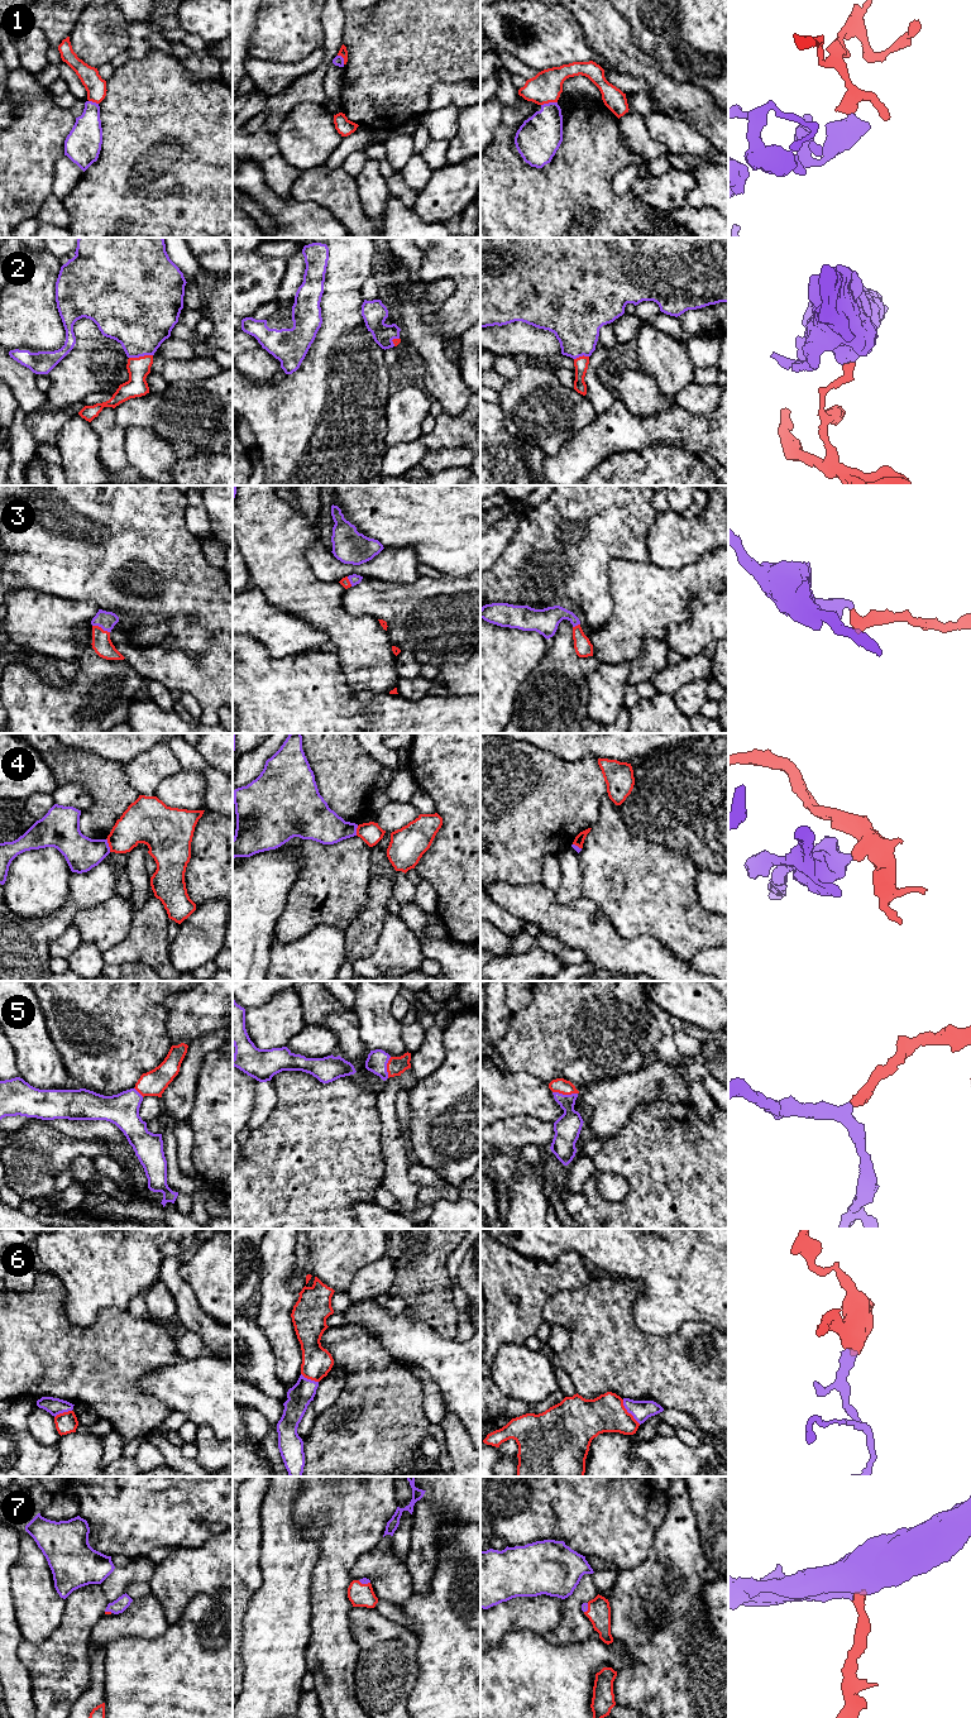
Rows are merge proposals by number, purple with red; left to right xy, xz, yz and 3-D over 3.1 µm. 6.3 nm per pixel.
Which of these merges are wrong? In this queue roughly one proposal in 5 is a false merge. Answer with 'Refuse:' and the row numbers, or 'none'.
Refuse: 1, 2, 4

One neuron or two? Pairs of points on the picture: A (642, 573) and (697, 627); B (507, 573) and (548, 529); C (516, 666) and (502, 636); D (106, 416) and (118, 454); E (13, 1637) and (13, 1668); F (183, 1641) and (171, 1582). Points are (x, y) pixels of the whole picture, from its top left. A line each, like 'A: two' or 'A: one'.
A: two
B: one
C: one
D: one
E: one
F: two

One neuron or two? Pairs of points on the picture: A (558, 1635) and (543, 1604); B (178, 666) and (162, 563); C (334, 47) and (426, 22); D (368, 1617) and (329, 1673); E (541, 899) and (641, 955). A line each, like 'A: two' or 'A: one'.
A: two
B: one
C: two
D: two
E: one

